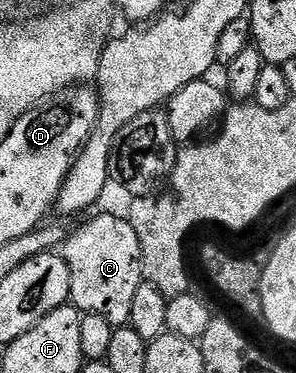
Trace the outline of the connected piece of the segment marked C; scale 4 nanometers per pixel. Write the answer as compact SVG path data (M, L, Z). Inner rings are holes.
M94 216L87 224L79 226L75 232L71 231L61 245L60 254L66 260L70 275L70 298L79 312L91 312L104 318L109 324L126 326L130 323L132 314L132 298L136 290L144 282L142 275L142 251L140 238L136 238L136 230L130 225L129 219L118 216Z

